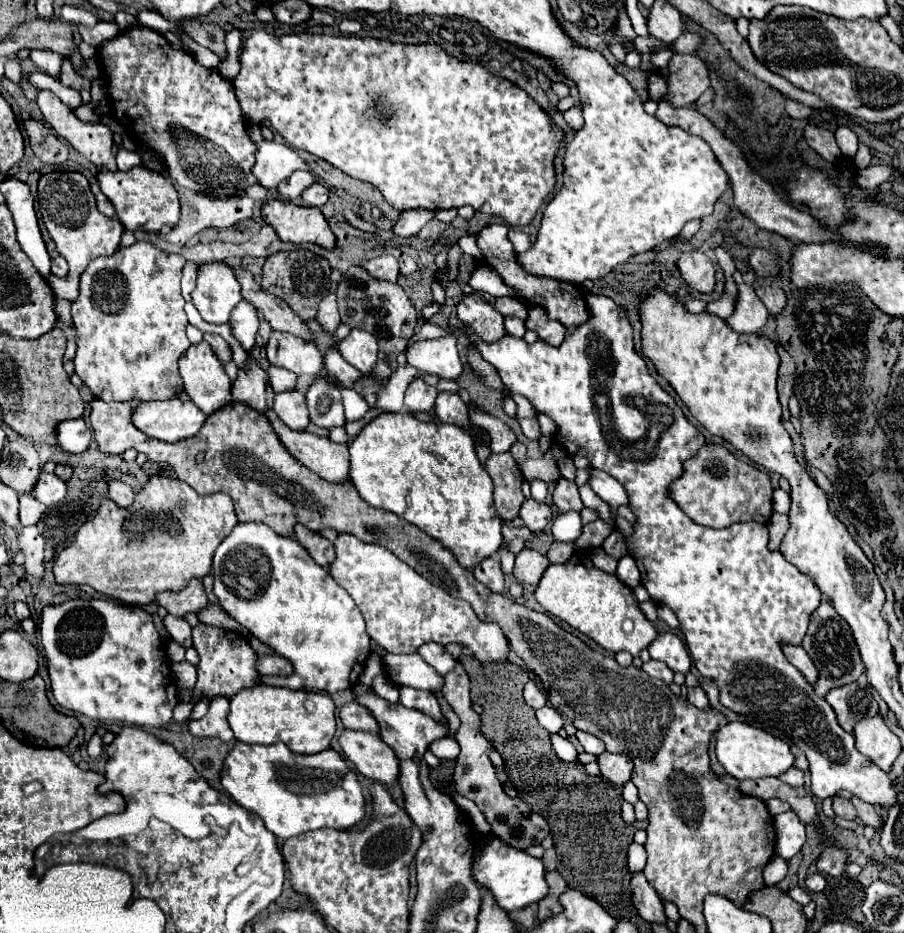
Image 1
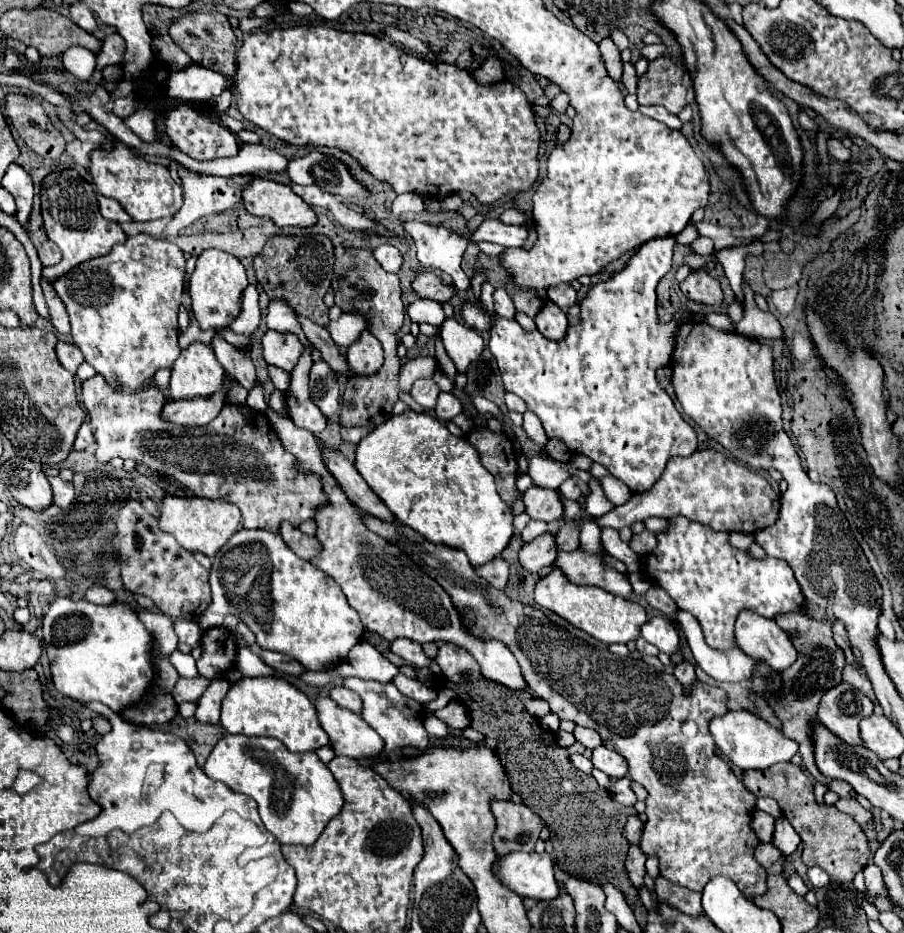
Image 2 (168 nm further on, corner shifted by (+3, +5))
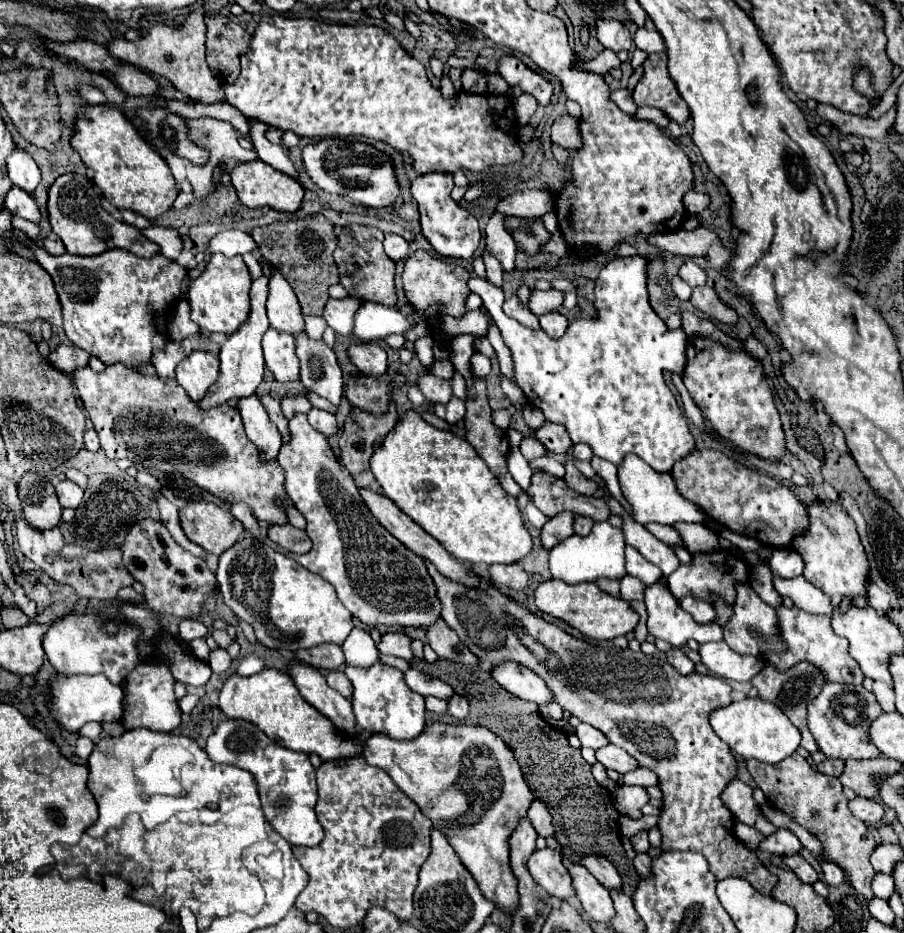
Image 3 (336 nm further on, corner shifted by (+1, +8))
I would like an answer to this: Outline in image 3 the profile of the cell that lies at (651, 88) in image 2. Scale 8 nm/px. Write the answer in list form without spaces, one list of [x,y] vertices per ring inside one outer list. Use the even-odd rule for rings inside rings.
[[[666,52],[648,54],[644,62],[644,76],[636,84],[634,102],[638,106],[654,106],[666,112],[678,124],[684,124],[690,116],[690,108],[680,96],[666,66]]]

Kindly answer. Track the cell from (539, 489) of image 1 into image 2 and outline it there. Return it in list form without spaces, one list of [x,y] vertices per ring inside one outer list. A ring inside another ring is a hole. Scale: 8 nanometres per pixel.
[[[530,457],[528,475],[534,483],[540,487],[552,487],[558,489],[568,477],[580,477],[580,469],[576,469],[570,461],[562,463],[550,457]]]

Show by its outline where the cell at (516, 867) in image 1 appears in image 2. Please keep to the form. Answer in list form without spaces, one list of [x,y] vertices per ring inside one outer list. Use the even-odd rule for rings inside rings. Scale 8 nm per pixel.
[[[510,853],[504,859],[498,859],[494,867],[496,875],[520,897],[534,899],[556,899],[560,889],[554,879],[554,861],[548,853]]]

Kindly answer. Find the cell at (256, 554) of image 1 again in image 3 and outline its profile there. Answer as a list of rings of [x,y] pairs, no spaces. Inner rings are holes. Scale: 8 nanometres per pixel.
[[[254,536],[238,540],[220,556],[216,578],[226,606],[232,608],[238,620],[252,624],[256,638],[272,650],[296,652],[320,644],[342,646],[354,628],[352,614],[322,576],[312,574]]]

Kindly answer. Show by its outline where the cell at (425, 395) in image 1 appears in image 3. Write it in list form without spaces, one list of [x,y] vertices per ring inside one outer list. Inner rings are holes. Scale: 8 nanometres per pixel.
[[[424,374],[422,378],[418,378],[418,388],[430,404],[436,404],[436,402],[446,404],[452,398],[450,382],[432,374]]]

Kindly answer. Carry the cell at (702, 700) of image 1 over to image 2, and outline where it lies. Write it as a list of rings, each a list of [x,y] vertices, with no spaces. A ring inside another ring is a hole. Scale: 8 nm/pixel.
[[[682,661],[680,665],[674,667],[674,677],[688,689],[694,681],[696,681],[696,675],[694,675],[694,665],[688,663],[688,661]]]

